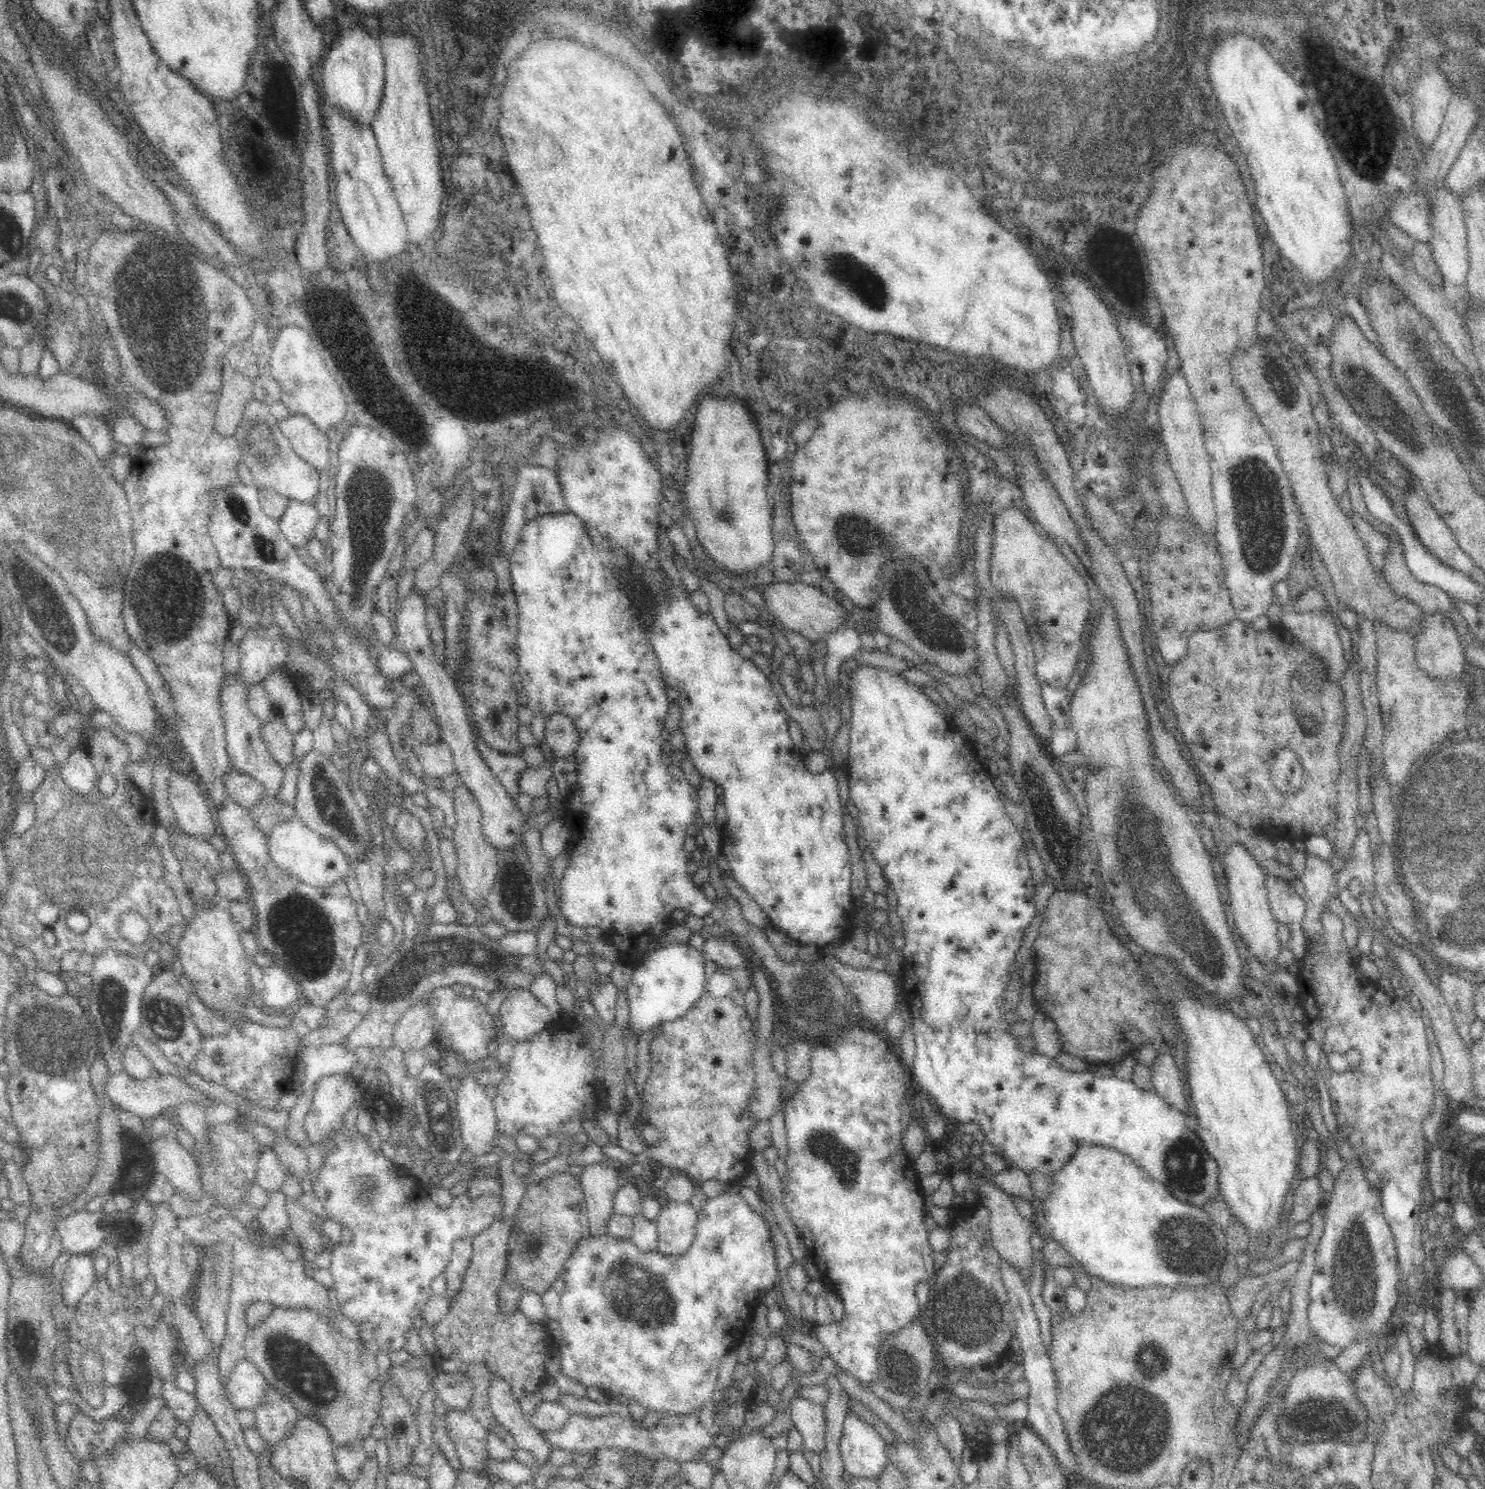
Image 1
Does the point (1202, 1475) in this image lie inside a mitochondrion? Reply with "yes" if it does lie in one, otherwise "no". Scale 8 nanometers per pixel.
no

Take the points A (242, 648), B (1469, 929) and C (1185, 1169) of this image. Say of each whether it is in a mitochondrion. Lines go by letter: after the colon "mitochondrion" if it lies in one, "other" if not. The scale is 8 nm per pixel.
A: other
B: mitochondrion
C: mitochondrion

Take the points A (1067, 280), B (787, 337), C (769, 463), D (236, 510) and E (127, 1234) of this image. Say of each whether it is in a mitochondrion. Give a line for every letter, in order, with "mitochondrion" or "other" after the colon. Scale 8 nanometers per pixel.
A: mitochondrion
B: mitochondrion
C: other
D: mitochondrion
E: mitochondrion

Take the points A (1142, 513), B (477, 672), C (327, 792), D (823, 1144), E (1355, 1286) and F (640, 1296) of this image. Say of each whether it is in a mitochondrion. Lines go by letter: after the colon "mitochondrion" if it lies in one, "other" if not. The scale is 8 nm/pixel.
A: other
B: mitochondrion
C: mitochondrion
D: mitochondrion
E: mitochondrion
F: mitochondrion

